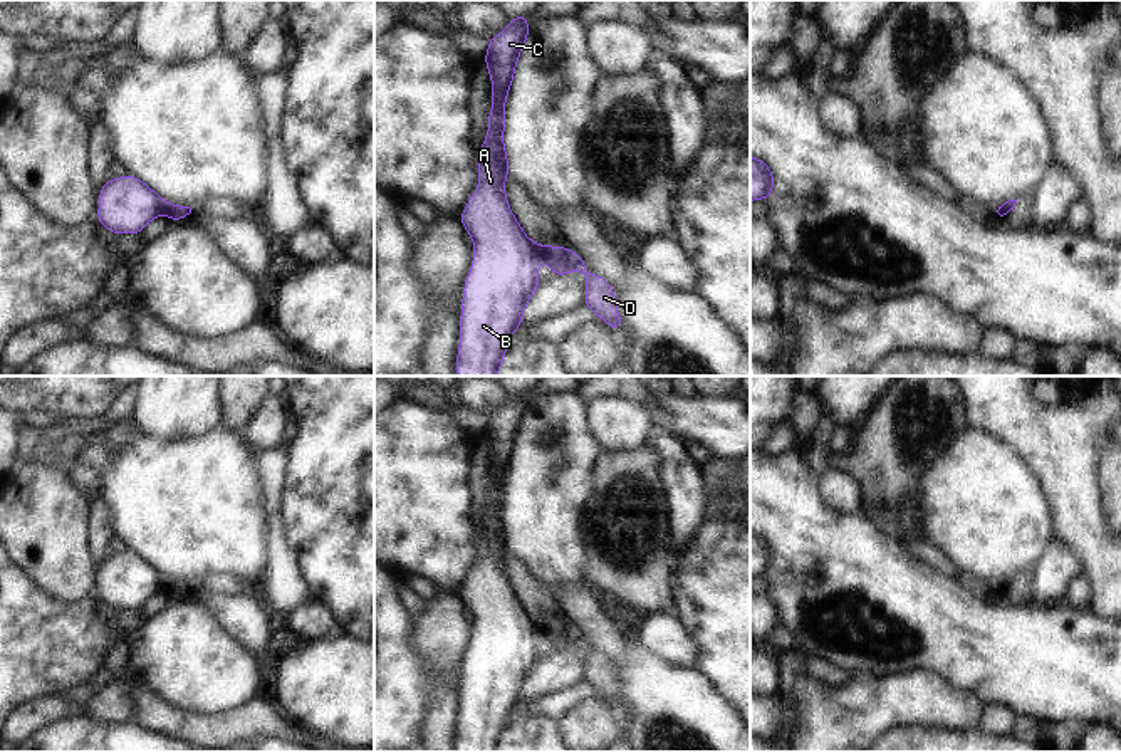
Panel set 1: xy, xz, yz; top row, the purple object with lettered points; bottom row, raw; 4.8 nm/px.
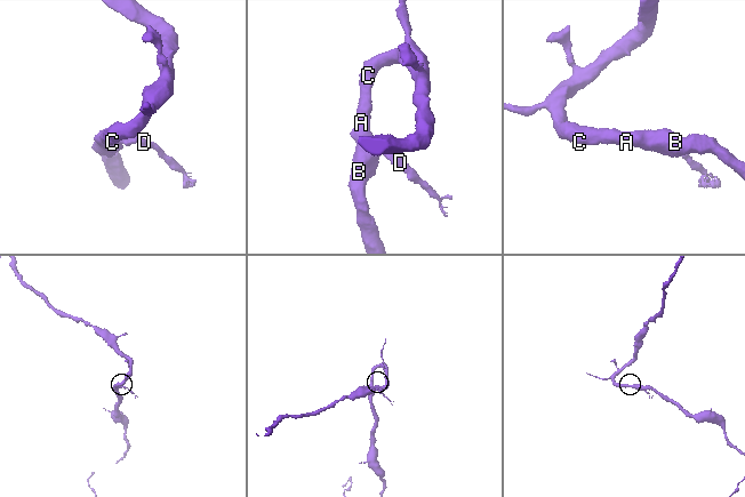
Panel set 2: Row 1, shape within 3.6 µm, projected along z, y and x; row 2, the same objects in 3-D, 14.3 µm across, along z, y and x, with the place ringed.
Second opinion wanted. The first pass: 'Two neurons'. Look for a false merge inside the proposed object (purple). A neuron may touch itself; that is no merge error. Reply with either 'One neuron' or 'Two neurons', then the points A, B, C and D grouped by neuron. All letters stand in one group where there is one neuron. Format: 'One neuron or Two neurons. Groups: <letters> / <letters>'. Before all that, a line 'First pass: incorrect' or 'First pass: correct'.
First pass: correct
Two neurons. Groups: A B C / D

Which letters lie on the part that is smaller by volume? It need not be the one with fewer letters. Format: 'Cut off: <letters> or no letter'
Cut off: D

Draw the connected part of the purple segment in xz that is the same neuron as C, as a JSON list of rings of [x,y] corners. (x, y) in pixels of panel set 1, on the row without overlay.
[[[527,391],[488,416],[485,440],[492,455],[488,509],[478,527],[478,564],[458,593],[475,629],[463,663],[458,752],[498,752],[510,712],[539,663],[544,623],[532,618],[514,593],[505,571],[510,551],[503,520],[505,477],[530,401]]]

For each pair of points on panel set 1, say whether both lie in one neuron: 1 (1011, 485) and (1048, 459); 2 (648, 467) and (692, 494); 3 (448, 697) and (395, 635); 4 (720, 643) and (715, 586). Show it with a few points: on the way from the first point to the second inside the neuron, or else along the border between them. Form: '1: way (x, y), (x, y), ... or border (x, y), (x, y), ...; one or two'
1: border (1006, 440), (1036, 475), (1049, 506); two
2: border (651, 443), (663, 460), (663, 482), (672, 514); two
3: border (411, 647), (432, 677), (433, 697), (425, 719); two
4: way (720, 630), (720, 600); one

